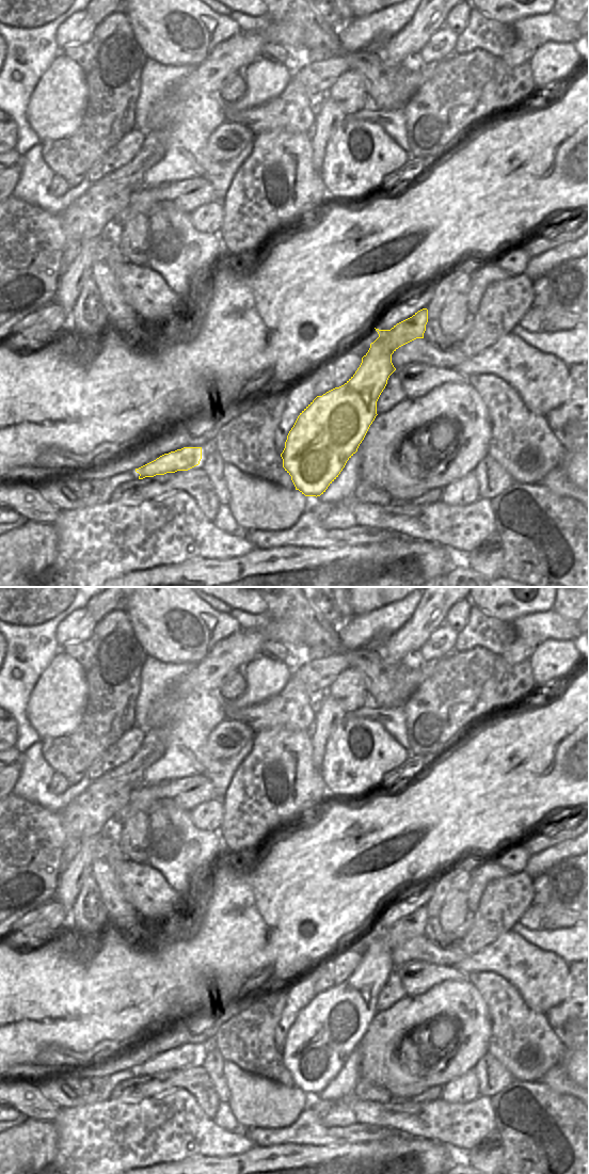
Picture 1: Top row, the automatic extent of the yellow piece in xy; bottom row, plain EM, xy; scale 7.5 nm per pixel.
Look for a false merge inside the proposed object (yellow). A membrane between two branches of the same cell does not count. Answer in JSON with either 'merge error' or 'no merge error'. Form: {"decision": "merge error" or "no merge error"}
{"decision": "no merge error"}

